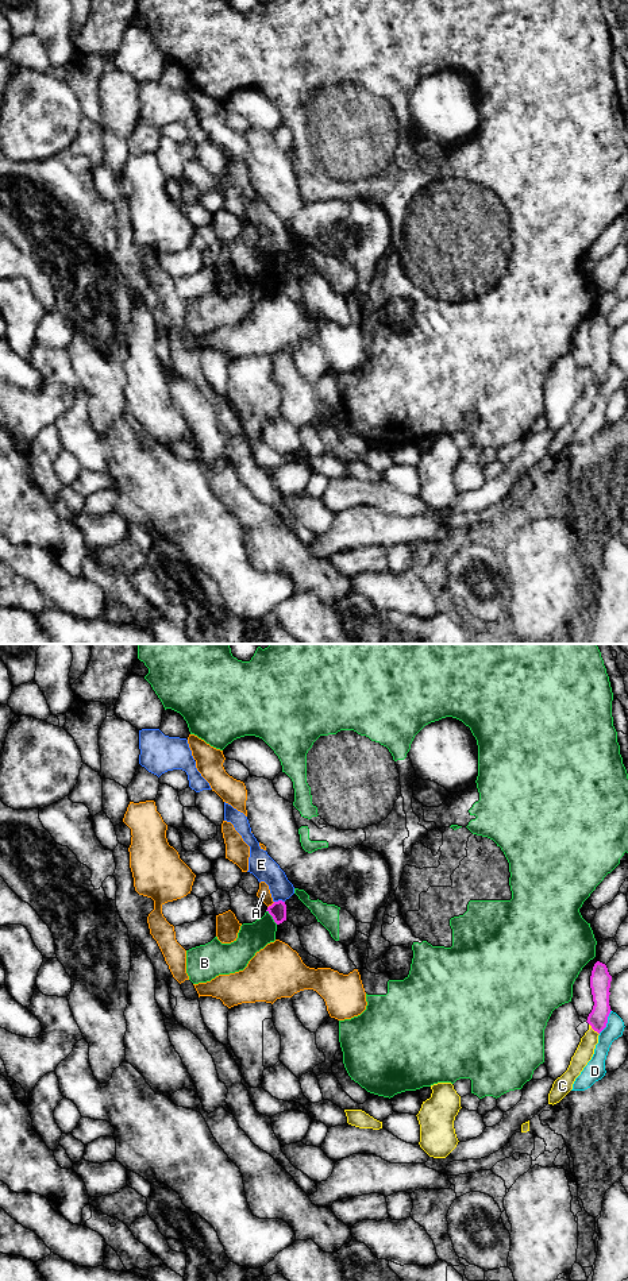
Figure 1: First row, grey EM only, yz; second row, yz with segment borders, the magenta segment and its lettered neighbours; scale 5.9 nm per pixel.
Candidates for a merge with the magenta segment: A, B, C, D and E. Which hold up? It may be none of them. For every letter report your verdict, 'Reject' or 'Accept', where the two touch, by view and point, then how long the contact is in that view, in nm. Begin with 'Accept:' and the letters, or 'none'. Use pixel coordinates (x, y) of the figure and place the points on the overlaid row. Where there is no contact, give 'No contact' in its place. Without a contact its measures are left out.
Accept: none
A: Reject. Touches magenta at yz (272, 905). Shared border 60 nm
B: Reject. Touches magenta at yz (272, 915). Shared border 110 nm
C: Reject. Touches magenta at yz (593, 1029). Shared border 90 nm
D: Reject. Touches magenta at yz (607, 1022). Shared border 160 nm
E: Reject. Touches magenta at yz (278, 901). Shared border 60 nm

